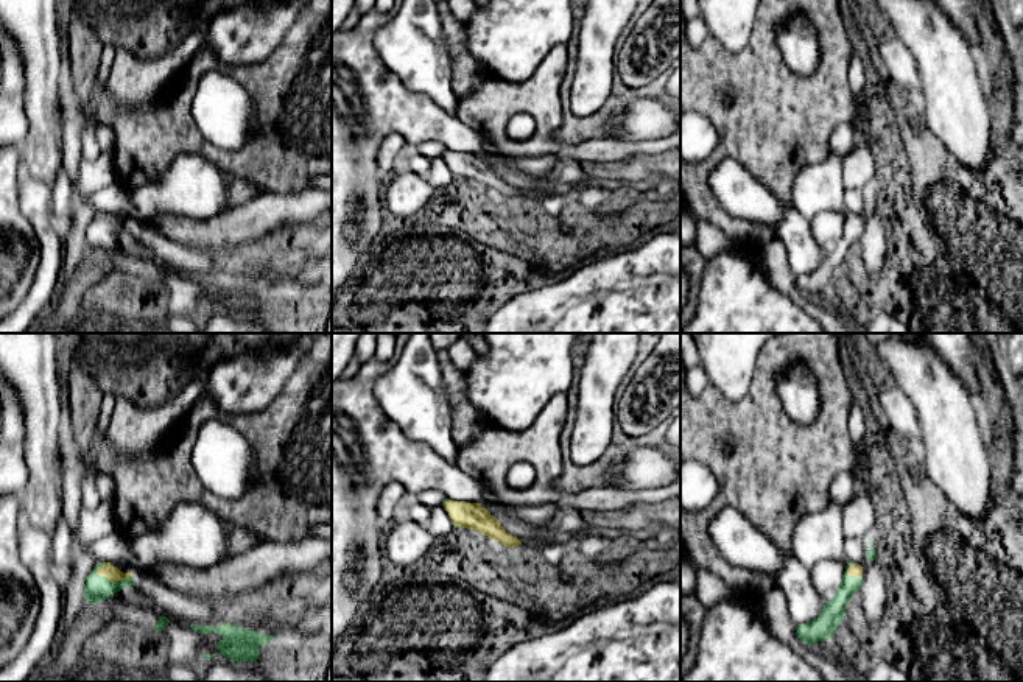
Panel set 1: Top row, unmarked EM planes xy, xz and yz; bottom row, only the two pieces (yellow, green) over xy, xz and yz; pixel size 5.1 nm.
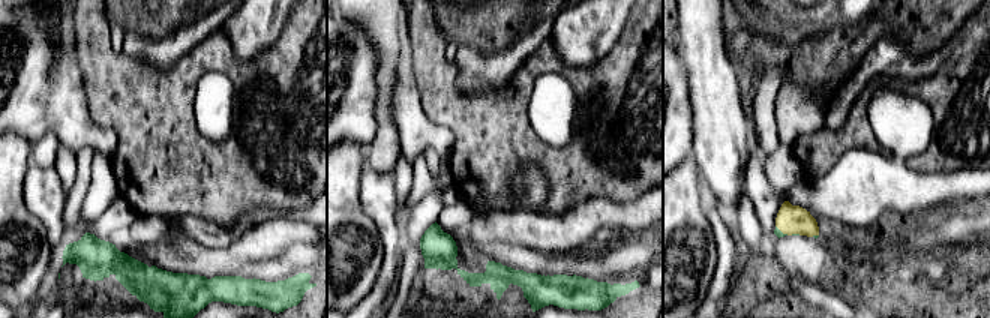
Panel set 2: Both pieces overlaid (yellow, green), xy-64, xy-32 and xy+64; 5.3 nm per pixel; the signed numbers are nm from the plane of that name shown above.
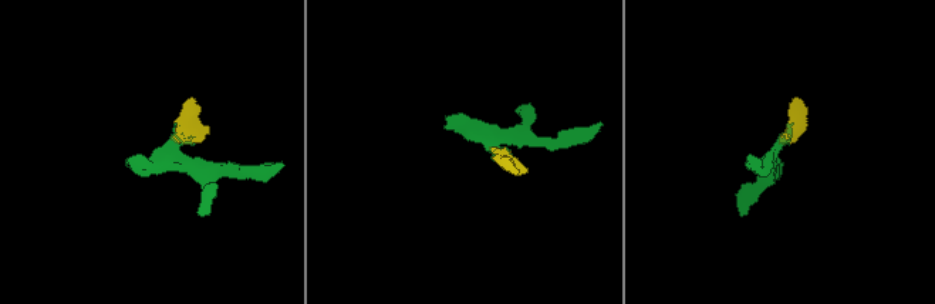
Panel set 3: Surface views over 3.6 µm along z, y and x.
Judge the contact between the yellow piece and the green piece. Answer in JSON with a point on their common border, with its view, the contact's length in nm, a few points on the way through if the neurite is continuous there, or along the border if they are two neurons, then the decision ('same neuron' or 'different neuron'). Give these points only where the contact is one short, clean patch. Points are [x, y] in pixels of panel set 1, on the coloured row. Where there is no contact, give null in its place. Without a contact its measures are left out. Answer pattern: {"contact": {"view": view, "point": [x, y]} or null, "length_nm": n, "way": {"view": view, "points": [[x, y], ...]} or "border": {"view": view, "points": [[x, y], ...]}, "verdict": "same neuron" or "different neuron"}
{"contact": {"view": "xy", "point": [112, 583]}, "length_nm": 200, "way": {"view": "xy", "points": [[112, 573], [112, 583], [103, 583], [97, 589]]}, "verdict": "same neuron"}

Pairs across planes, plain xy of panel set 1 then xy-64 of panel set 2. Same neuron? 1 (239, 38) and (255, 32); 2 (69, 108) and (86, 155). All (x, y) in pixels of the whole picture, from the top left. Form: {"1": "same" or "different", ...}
{"1": "same", "2": "different"}

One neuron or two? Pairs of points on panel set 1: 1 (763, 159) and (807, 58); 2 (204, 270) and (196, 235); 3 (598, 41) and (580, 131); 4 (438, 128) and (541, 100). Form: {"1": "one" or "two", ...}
{"1": "two", "2": "two", "3": "two", "4": "two"}

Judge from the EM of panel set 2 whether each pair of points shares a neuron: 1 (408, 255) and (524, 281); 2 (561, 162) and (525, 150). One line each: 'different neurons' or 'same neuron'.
1: different neurons
2: same neuron

